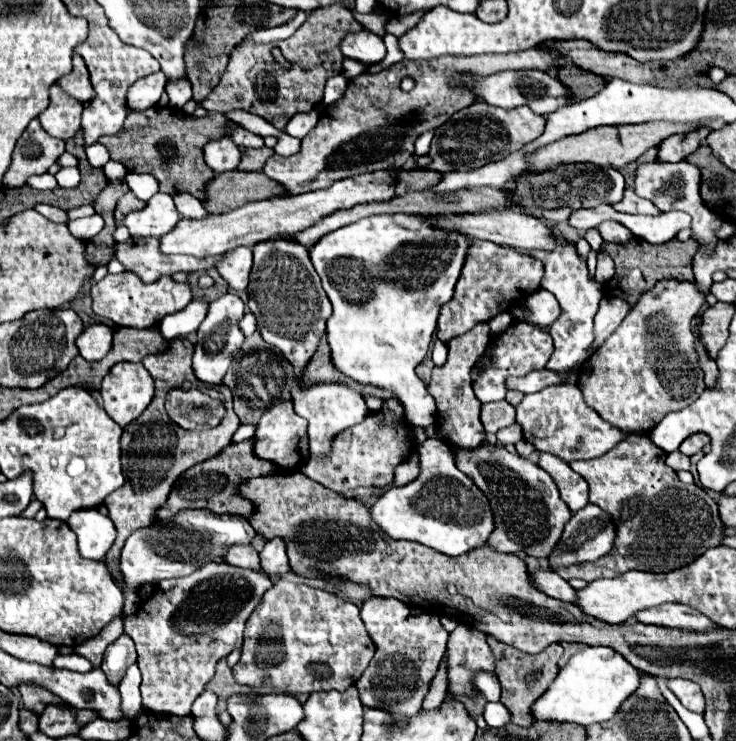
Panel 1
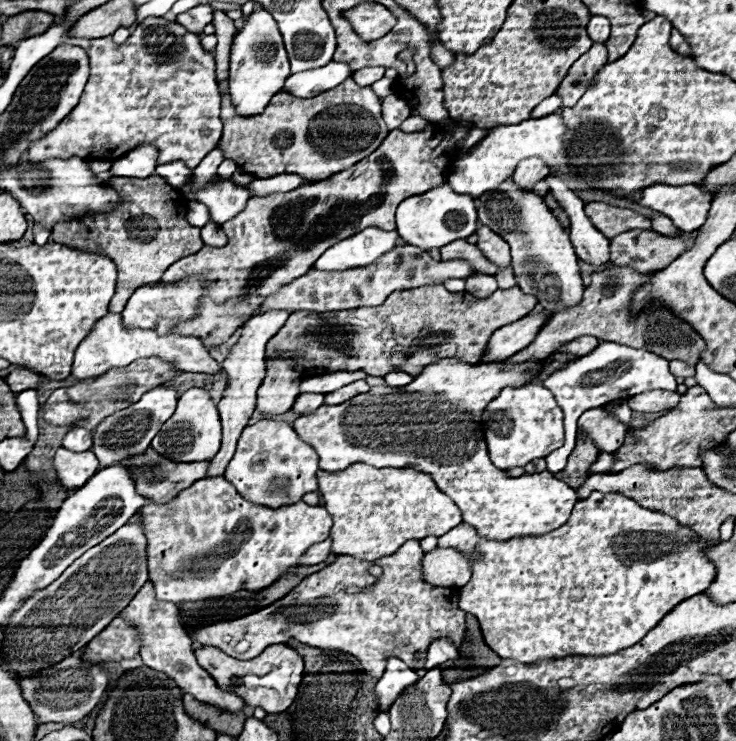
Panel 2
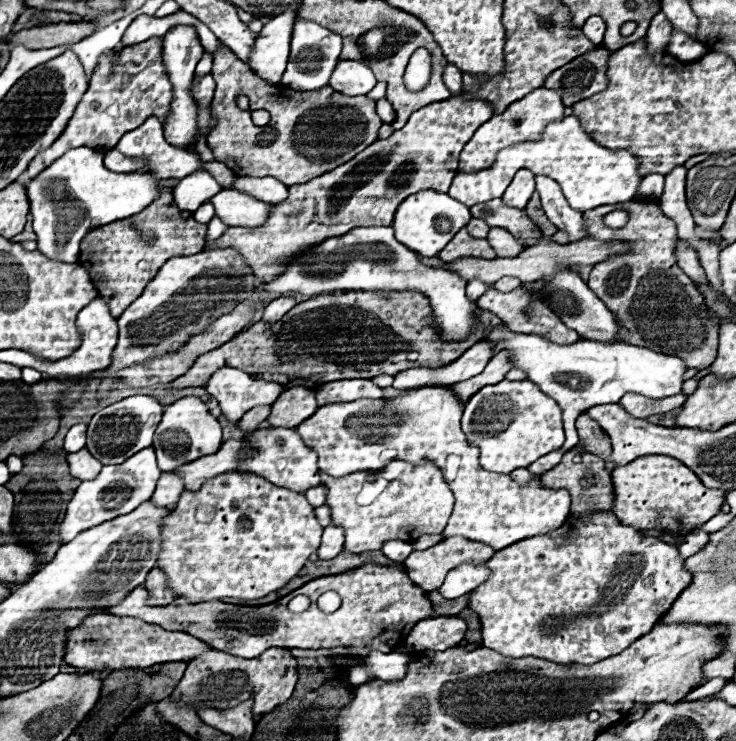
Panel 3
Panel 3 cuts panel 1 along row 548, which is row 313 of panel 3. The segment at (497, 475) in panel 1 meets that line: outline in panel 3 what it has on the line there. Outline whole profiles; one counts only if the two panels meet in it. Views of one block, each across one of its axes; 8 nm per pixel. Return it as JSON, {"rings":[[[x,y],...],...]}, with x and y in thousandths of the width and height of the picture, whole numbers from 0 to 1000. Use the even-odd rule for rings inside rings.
{"rings":[[[663,389],[647,405],[647,410],[652,416],[660,416],[660,418],[671,421],[698,448],[728,448],[731,453],[739,453],[742,459],[750,459],[753,464],[780,464],[783,459],[788,459],[788,453],[783,448],[777,448],[774,443],[769,443],[761,435],[761,429],[755,424],[750,424],[750,418],[742,413],[739,399],[734,394],[717,397],[712,389],[704,389],[704,391],[696,391],[696,394],[685,397],[685,394],[674,394],[674,389]]]}

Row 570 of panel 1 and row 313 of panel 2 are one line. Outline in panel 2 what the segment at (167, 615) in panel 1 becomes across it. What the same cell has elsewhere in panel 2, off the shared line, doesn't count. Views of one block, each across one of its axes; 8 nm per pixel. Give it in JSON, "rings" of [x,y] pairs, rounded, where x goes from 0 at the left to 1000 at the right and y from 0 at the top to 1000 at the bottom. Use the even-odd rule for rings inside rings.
{"rings":[[[584,167],[573,178],[533,175],[527,181],[527,186],[522,189],[522,194],[516,200],[511,200],[511,205],[505,205],[503,211],[489,216],[489,221],[484,221],[481,227],[459,232],[457,238],[448,238],[443,243],[408,251],[389,262],[370,259],[356,267],[342,265],[326,289],[321,289],[315,297],[302,302],[302,310],[310,318],[307,332],[302,332],[302,335],[274,332],[274,337],[242,351],[223,367],[220,383],[239,383],[255,372],[272,372],[280,386],[277,397],[272,399],[272,410],[269,410],[264,429],[239,437],[234,443],[234,451],[272,456],[283,472],[296,470],[326,440],[332,440],[332,435],[337,429],[342,429],[351,421],[353,410],[364,399],[375,397],[383,386],[399,381],[402,375],[413,372],[413,367],[418,367],[427,359],[427,354],[432,351],[432,345],[438,345],[440,337],[446,337],[451,329],[457,329],[495,308],[503,308],[503,305],[511,305],[519,310],[538,310],[535,289],[538,289],[538,281],[543,278],[543,273],[549,273],[554,265],[576,262],[576,259],[582,259],[582,254],[598,251],[606,246],[606,240],[611,238],[614,219],[620,216],[620,205],[617,205],[620,192],[625,192],[636,181],[636,175],[639,173],[622,167],[614,186],[606,186],[603,178],[598,178],[592,167]]]}

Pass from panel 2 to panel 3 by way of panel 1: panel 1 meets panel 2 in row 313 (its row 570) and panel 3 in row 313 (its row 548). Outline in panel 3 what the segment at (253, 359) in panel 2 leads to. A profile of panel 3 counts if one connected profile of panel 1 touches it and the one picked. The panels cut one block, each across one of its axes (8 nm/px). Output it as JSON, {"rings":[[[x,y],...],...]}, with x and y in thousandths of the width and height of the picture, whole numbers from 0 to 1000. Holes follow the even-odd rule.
{"rings":[[[378,402],[378,405],[370,405],[370,408],[359,416],[359,424],[356,424],[359,437],[372,437],[372,435],[380,432],[399,410],[402,410],[399,402]]]}

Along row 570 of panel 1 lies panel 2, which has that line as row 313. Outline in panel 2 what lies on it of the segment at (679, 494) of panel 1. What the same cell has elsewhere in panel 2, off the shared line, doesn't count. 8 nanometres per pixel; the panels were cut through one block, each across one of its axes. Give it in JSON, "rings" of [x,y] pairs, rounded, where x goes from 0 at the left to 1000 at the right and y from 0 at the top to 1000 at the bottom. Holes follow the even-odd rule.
{"rings":[[[834,362],[804,370],[804,383],[793,391],[793,402],[785,413],[761,418],[745,432],[745,437],[731,448],[728,459],[707,472],[707,478],[698,478],[693,486],[720,486],[720,483],[745,483],[753,478],[764,464],[785,456],[785,453],[810,453],[821,462],[840,462],[859,470],[875,470],[880,475],[889,475],[905,486],[929,486],[935,491],[948,491],[951,475],[957,472],[957,459],[927,432],[921,432],[916,424],[905,418],[880,418],[870,424],[864,432],[853,429],[853,408],[859,394],[870,383],[875,383],[886,370],[870,370],[859,362]]]}

